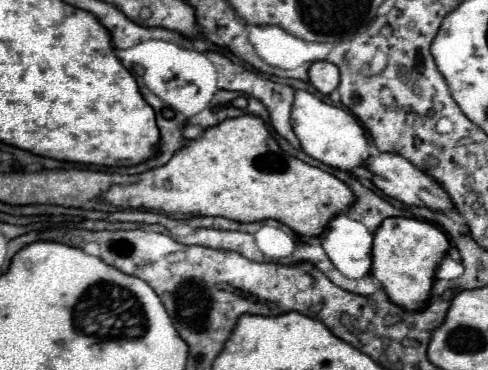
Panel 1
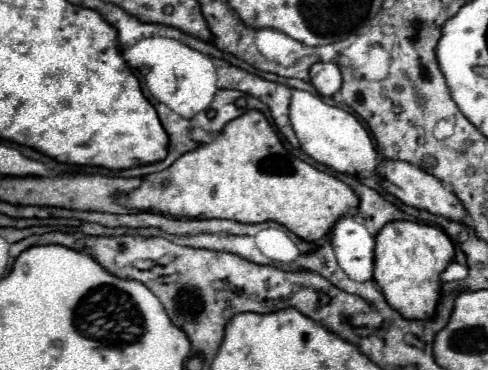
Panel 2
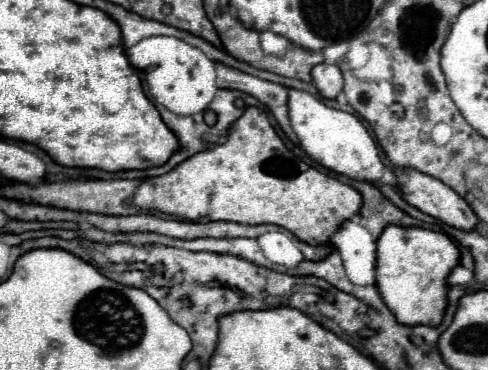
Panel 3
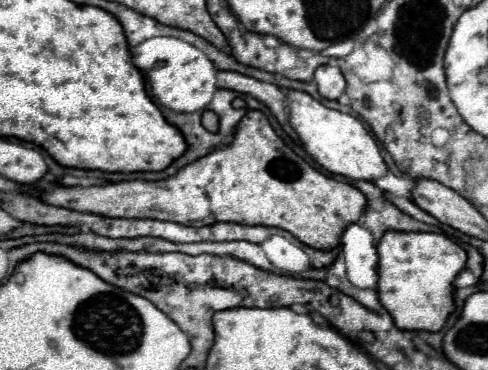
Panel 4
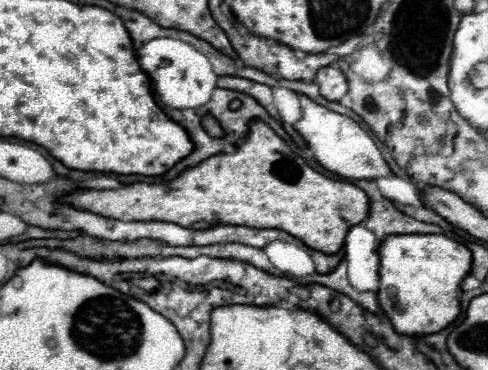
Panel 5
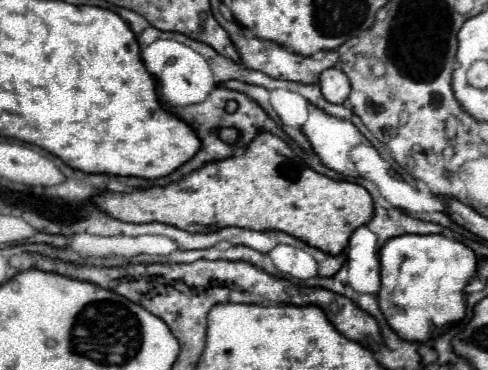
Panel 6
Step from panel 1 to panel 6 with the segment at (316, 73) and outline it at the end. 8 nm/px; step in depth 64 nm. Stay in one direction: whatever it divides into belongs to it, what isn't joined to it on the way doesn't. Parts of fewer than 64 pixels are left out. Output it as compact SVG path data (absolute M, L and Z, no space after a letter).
M328 68L320 74L320 90L328 102L342 104L350 94L350 82L340 68Z

